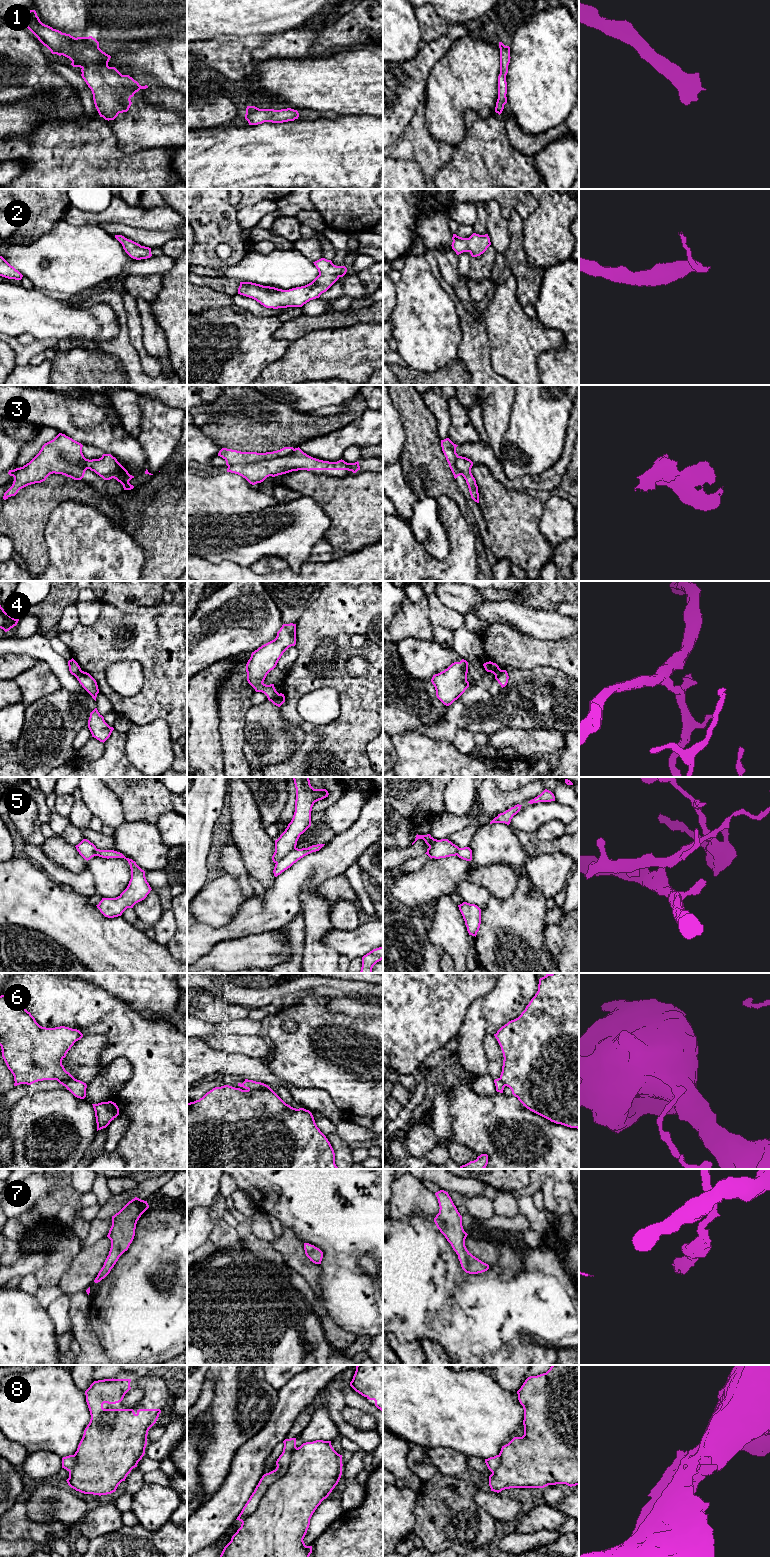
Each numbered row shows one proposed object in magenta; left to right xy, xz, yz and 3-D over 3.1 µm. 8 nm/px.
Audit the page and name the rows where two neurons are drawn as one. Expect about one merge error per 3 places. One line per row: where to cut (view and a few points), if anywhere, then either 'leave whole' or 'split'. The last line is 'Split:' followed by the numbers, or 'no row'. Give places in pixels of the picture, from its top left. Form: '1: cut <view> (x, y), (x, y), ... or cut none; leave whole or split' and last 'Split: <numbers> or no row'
1: cut none; leave whole
2: cut none; leave whole
3: cut xz (295, 449), (287, 455), (273, 459), (228, 466); split
4: cut xz (278, 693), (270, 700); split
5: cut xz (295, 847), (276, 863); split
6: cut xz (248, 1089), (263, 1089), (273, 1092); split
7: cut none; leave whole
8: cut xz (296, 1447), (287, 1471), (267, 1488), (258, 1506), (242, 1522); split
Split: 3, 4, 5, 6, 8

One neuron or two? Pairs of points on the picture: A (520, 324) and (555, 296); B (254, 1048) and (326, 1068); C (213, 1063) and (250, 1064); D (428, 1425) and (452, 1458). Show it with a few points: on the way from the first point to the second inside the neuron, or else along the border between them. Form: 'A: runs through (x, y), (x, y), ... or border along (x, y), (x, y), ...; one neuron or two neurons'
A: border along (536, 318), (546, 326), (557, 329); two neurons
B: border along (266, 1039), (271, 1047); two neurons
C: runs through (222, 1063), (241, 1064); one neuron
D: border along (428, 1447), (453, 1448), (465, 1456); two neurons

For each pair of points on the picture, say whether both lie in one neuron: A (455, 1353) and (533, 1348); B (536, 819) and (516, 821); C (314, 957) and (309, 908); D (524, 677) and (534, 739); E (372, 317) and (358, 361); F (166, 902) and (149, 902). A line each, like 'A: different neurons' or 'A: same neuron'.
A: different neurons
B: same neuron
C: same neuron
D: different neurons
E: different neurons
F: different neurons

